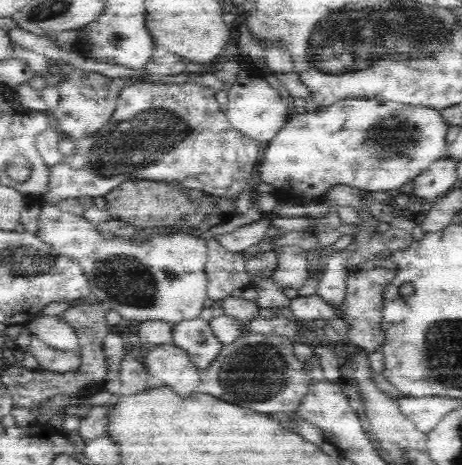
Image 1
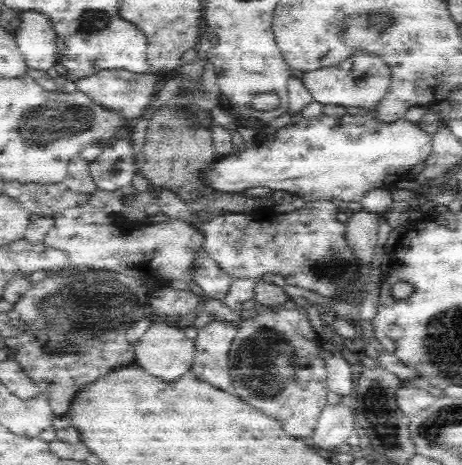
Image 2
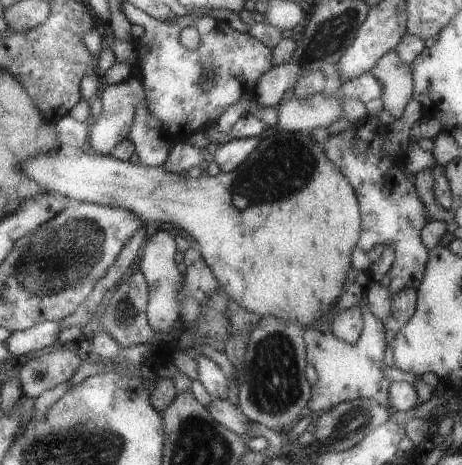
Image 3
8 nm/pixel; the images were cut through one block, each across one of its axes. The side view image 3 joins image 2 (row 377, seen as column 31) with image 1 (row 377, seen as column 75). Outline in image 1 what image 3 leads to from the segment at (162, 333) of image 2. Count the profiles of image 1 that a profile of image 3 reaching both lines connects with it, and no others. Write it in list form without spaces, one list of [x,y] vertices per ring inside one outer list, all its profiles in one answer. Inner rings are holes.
[[[172,344],[152,346],[142,354],[142,364],[150,376],[162,380],[166,388],[178,392],[178,396],[190,396],[198,392],[200,372],[196,364],[190,360],[184,348]]]

